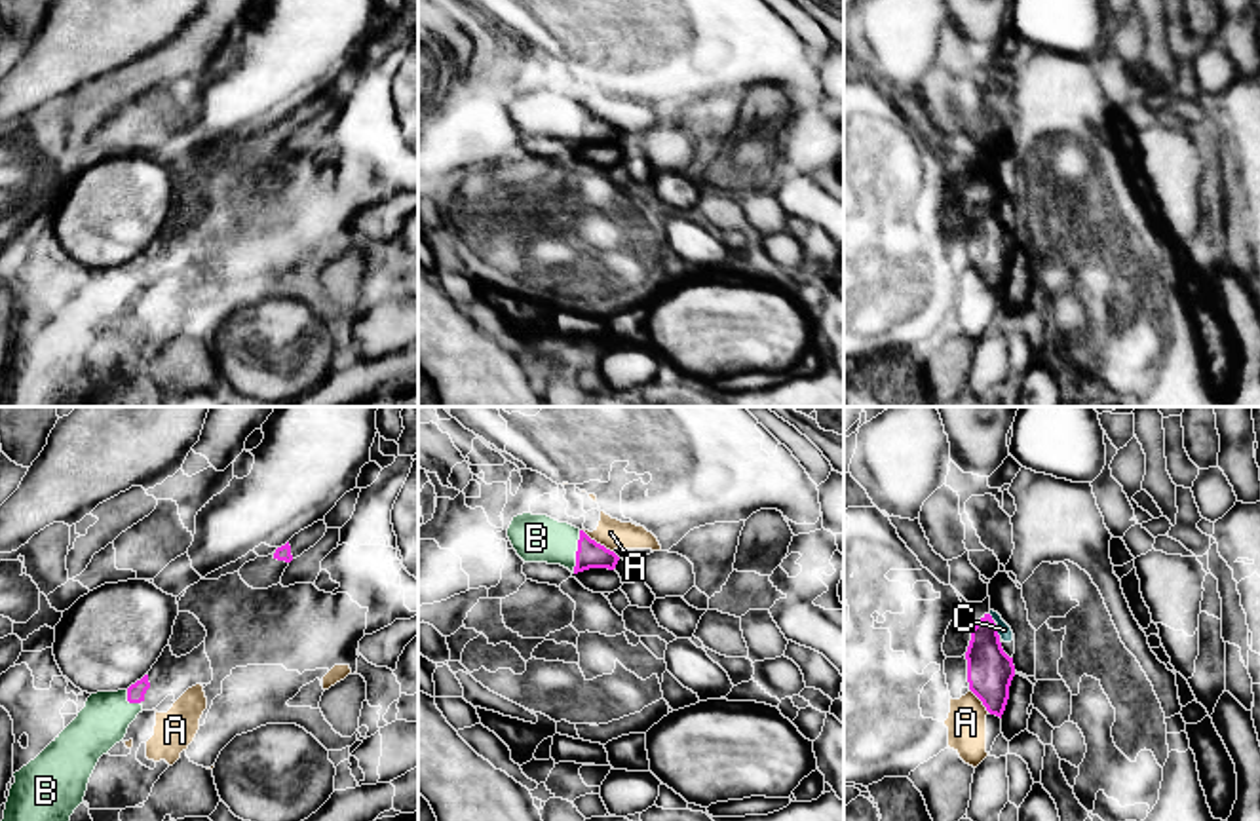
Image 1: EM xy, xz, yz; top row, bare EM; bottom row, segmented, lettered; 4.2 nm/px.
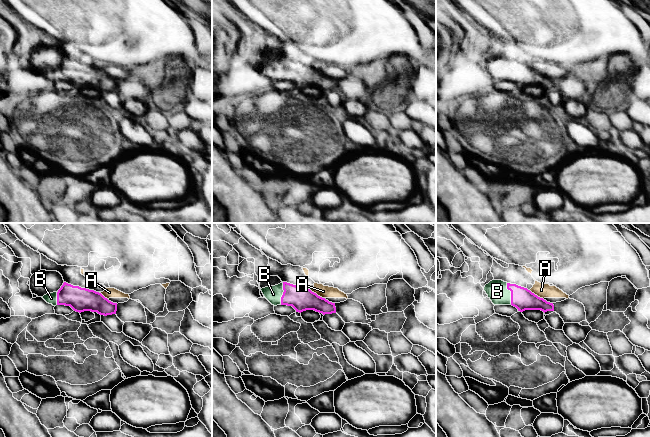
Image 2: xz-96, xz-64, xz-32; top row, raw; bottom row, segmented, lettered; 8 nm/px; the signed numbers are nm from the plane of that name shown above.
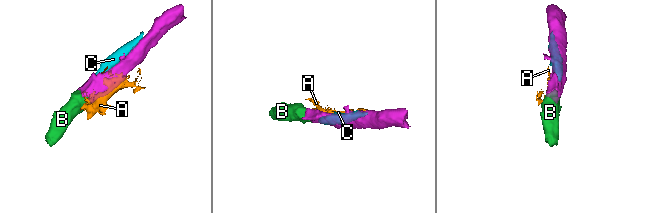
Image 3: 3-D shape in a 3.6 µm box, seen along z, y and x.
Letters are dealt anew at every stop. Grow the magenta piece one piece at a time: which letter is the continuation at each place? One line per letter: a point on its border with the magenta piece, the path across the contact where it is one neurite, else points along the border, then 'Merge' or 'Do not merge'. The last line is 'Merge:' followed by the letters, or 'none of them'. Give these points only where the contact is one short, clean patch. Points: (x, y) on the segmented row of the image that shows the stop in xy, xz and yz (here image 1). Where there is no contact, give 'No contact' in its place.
A: Touches magenta at xz (595, 542). Do not merge
B: Touches magenta at xz (576, 552). Path across: xz (590, 553), (576, 552), (565, 544), (536, 538). Merge
C: Touches magenta at yz (996, 631). Do not merge
Merge: B

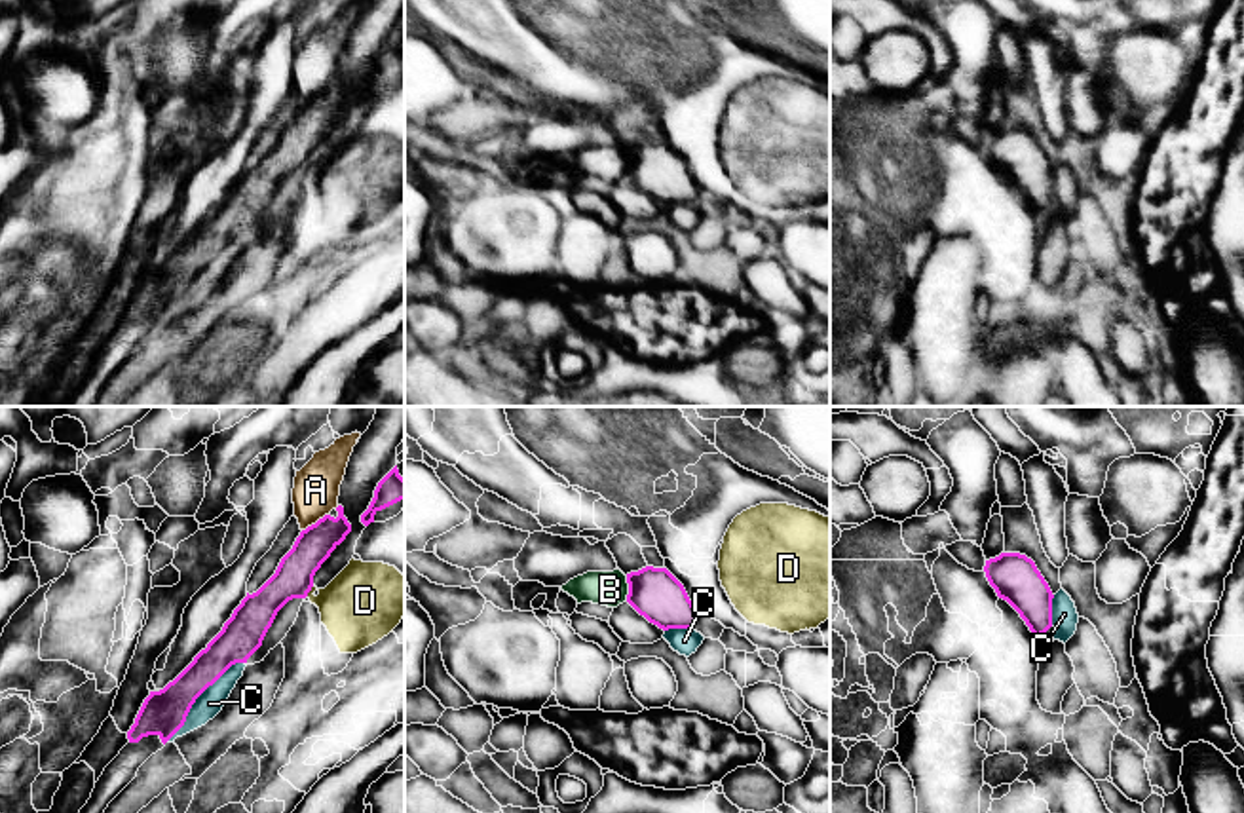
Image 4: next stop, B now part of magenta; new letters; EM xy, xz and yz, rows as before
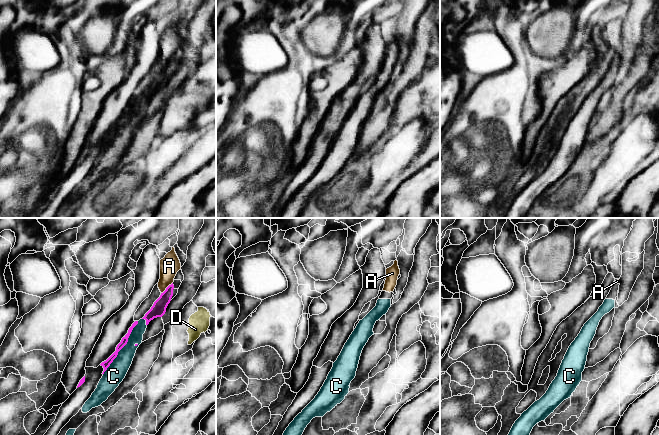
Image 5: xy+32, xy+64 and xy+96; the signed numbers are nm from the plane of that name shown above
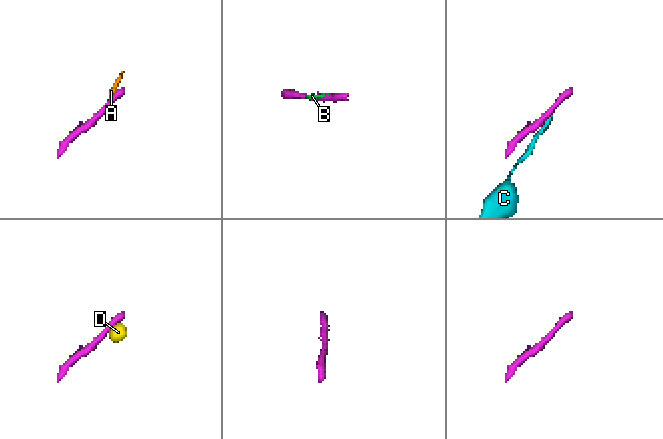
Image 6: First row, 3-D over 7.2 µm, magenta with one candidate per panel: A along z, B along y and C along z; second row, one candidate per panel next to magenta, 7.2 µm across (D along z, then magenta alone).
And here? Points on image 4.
A: Touches magenta at xy (316, 523). Do not merge
B: Touches magenta at xz (629, 589). Do not merge
C: Touches magenta at xy (198, 696). Do not merge
D: Touches magenta at xy (310, 589). Boundary: xy (314, 586), (306, 595). Do not merge
Merge: none of them

